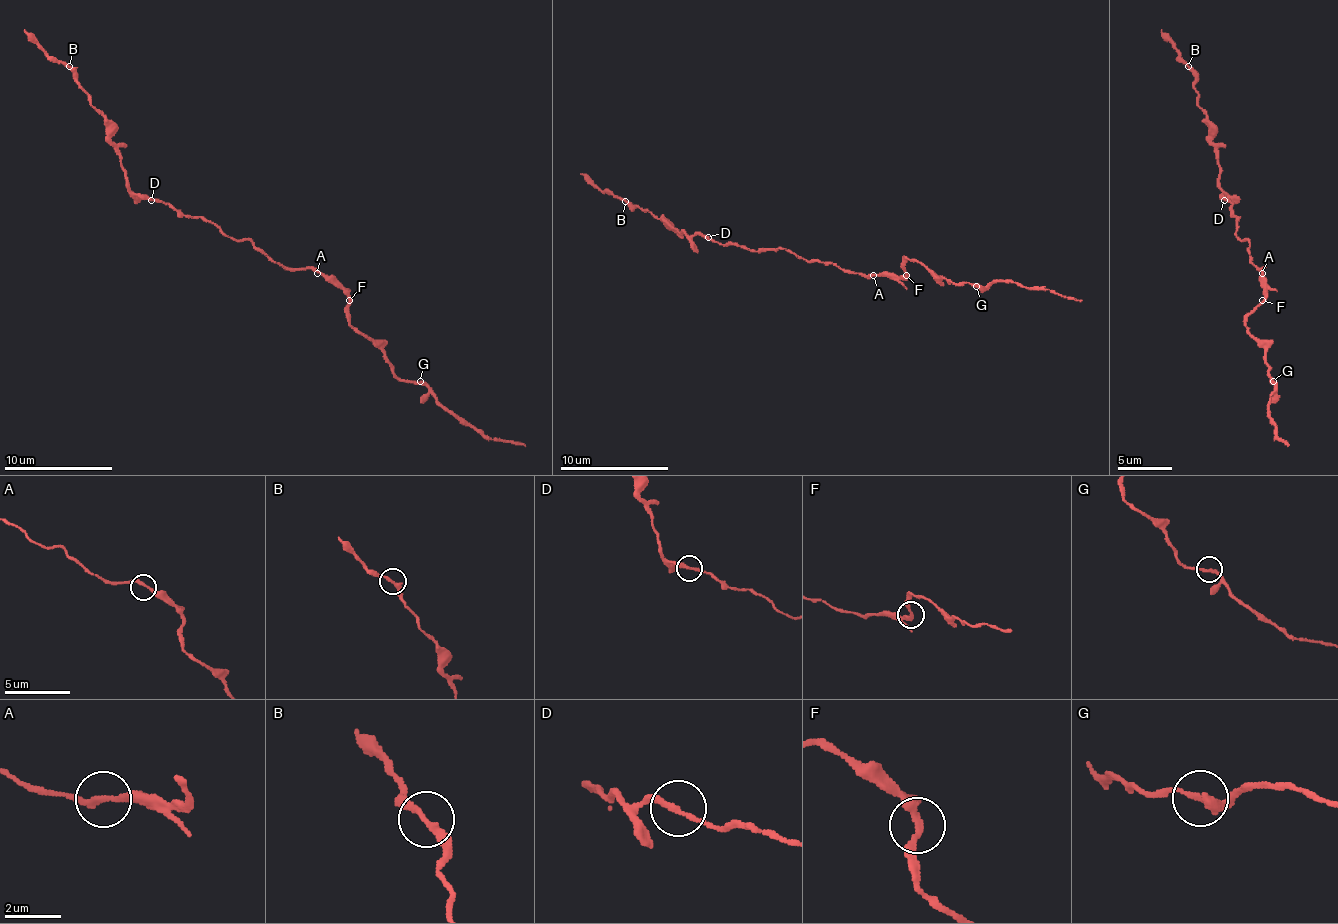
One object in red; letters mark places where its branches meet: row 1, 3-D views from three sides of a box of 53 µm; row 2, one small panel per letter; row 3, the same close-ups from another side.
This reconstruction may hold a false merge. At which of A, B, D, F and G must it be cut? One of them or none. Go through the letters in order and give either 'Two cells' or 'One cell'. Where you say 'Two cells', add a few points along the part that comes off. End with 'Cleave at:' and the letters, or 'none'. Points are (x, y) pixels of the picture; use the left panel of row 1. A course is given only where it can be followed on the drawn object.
A: One cell
B: Two cells. Course of the part to remove: (70, 67), (56, 61), (23, 29)
D: One cell
F: One cell
G: One cell
Cleave at: B

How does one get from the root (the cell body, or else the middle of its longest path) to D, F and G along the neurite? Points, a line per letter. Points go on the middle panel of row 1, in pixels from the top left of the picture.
D: (816, 261), (797, 259), (784, 248), (748, 250), (737, 245), (721, 245), (708, 237)
F: (816, 261), (830, 261), (843, 269), (865, 275), (900, 275), (903, 278), (906, 275)
G: (816, 261), (830, 261), (865, 275), (903, 278), (906, 259), (914, 259), (935, 278), (976, 286)

